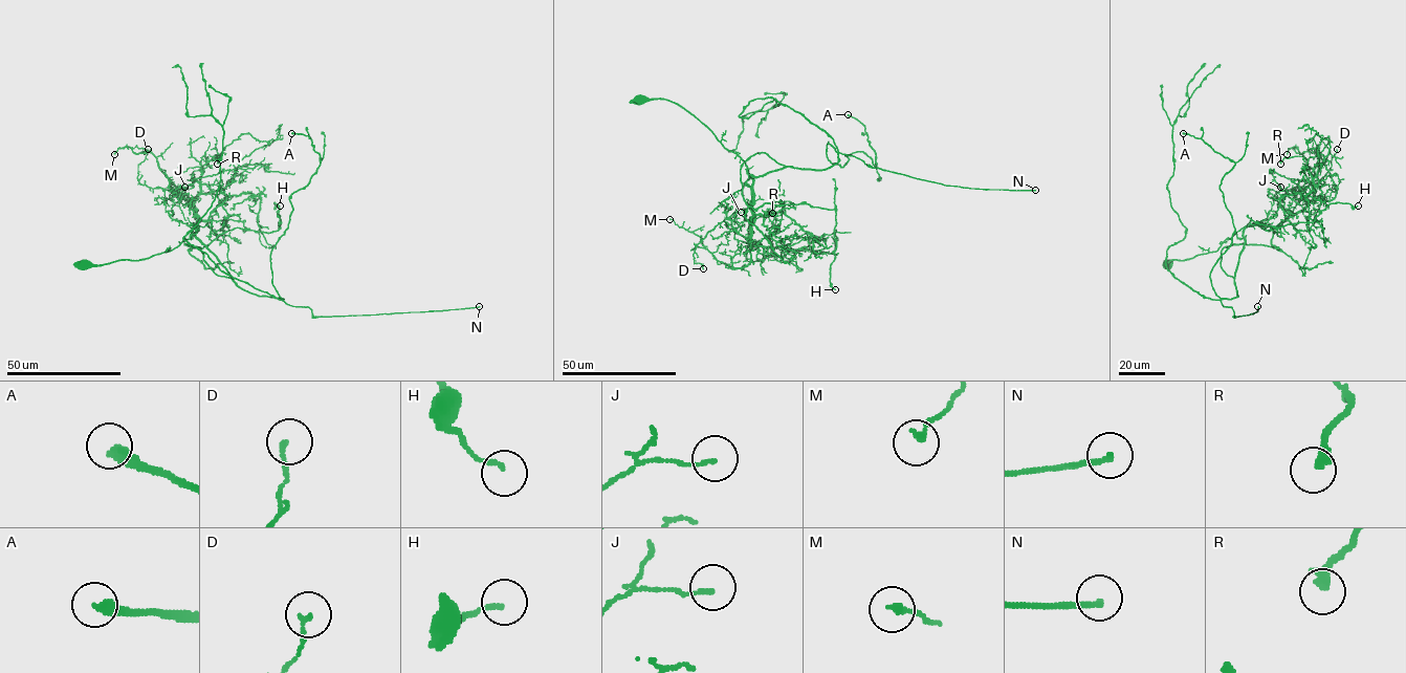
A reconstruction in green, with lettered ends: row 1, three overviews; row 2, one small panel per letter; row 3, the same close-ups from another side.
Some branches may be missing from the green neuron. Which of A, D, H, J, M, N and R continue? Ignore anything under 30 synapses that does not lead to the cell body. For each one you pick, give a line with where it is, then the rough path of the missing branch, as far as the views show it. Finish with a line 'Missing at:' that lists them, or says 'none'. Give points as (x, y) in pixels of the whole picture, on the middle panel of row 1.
A: (848, 114) | (848, 114), (828, 102), (792, 87), (772, 88), (749, 107), (734, 103)
Missing at: A

